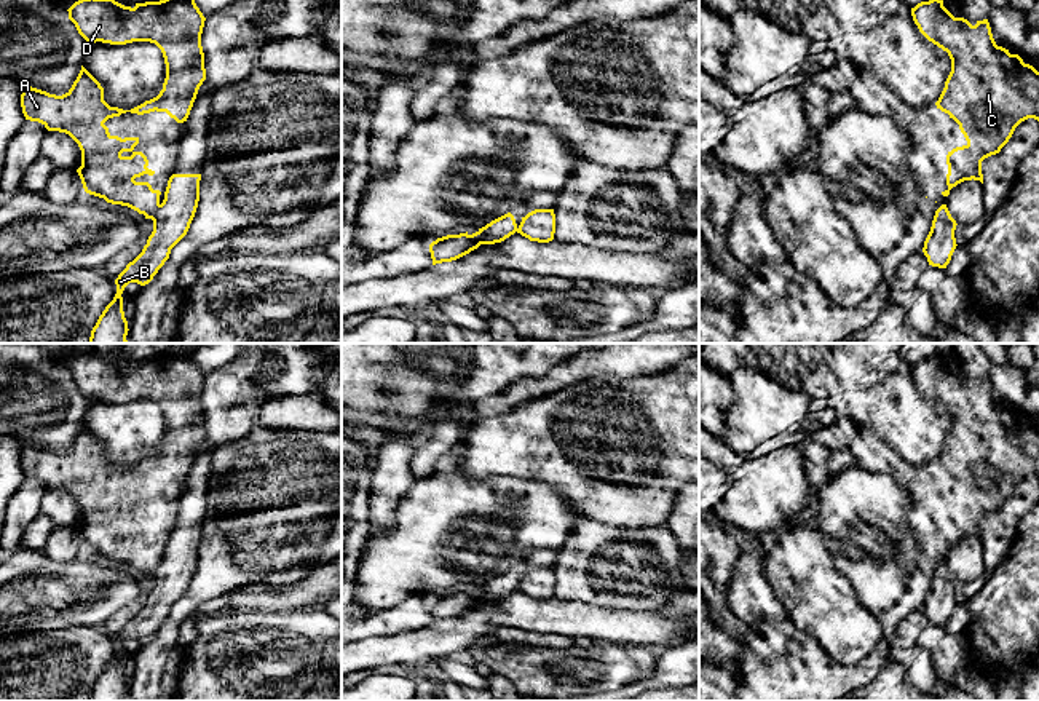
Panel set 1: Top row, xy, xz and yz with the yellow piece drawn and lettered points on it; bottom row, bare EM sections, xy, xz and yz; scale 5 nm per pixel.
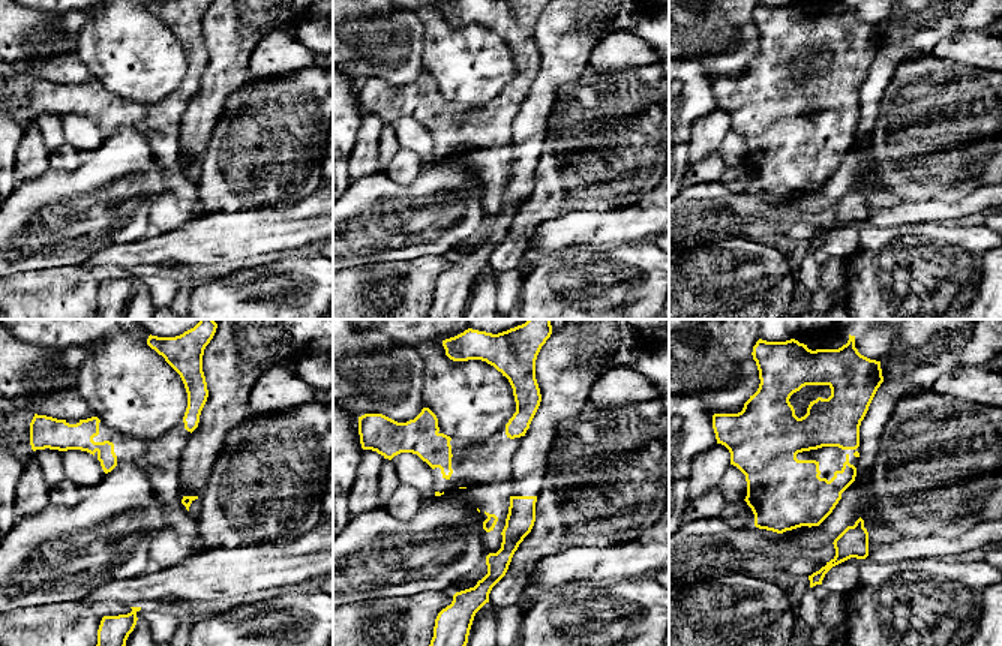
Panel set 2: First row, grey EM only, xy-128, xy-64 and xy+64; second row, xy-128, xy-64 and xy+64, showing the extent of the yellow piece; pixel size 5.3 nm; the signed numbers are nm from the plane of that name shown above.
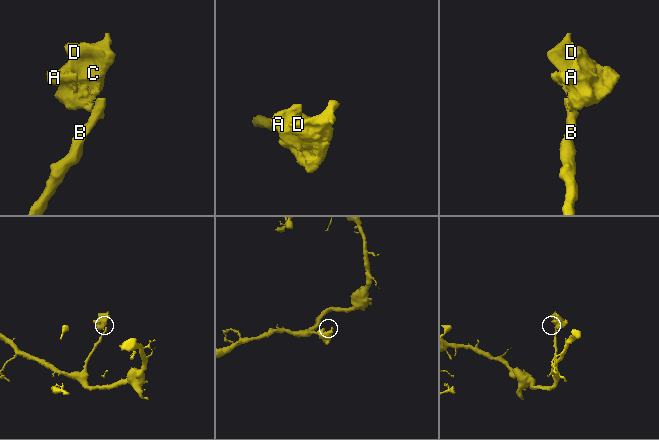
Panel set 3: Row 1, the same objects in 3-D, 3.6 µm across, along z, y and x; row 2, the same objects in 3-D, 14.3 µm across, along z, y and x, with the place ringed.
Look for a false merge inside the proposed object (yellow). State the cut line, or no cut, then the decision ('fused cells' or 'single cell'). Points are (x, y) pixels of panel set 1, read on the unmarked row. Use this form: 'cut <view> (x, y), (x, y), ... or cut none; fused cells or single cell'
cut xy (160, 562), (152, 577); fused cells

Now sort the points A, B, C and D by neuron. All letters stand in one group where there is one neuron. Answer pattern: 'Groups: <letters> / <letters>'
Groups: A C D / B

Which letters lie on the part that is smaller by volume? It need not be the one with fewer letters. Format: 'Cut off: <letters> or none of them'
Cut off: A, C, D

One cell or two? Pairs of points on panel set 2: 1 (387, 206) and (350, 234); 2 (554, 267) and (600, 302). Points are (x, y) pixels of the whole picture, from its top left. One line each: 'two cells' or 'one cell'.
1: one cell
2: one cell

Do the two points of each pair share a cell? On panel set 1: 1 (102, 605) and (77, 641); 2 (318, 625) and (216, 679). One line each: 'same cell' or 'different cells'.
1: different cells
2: same cell

